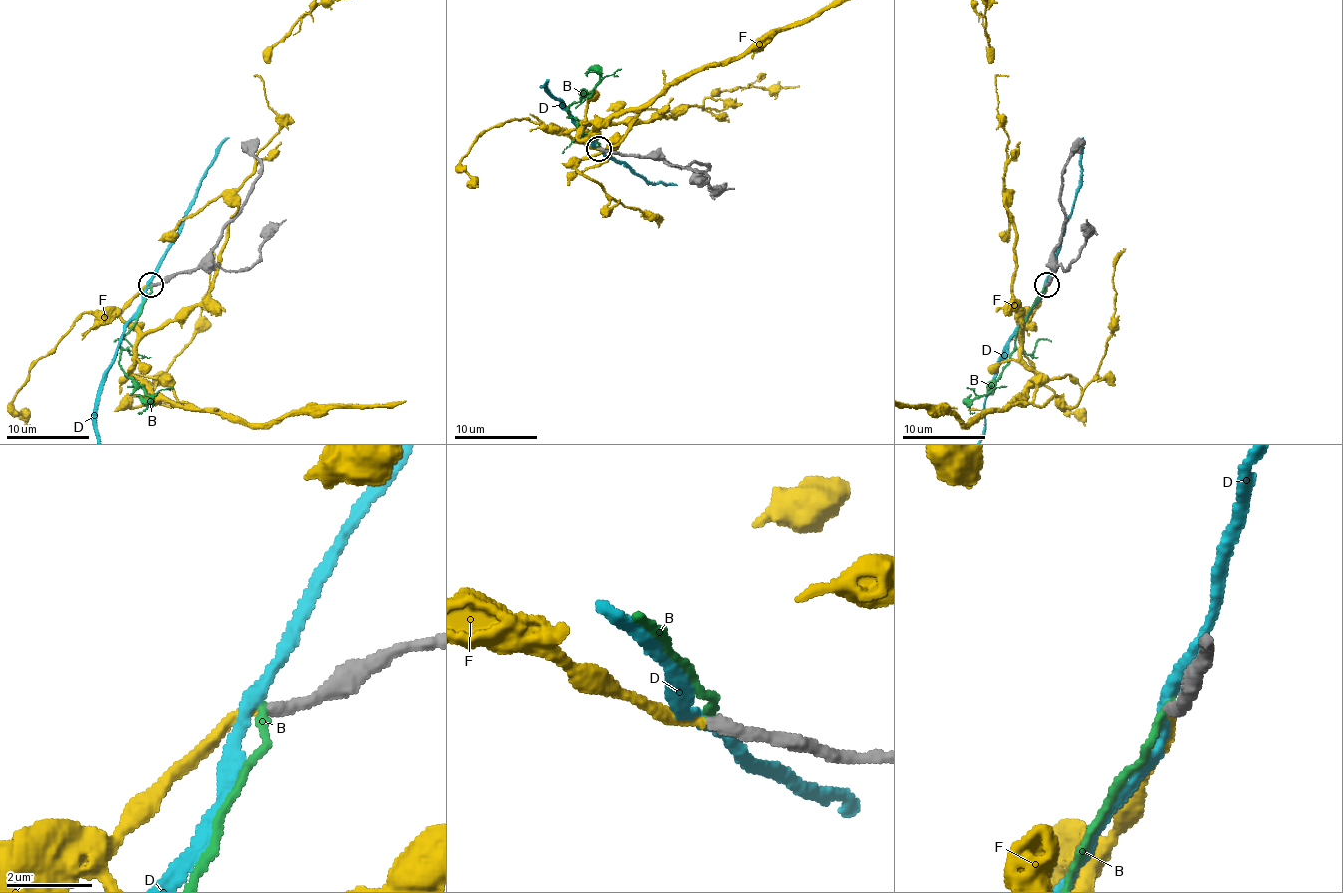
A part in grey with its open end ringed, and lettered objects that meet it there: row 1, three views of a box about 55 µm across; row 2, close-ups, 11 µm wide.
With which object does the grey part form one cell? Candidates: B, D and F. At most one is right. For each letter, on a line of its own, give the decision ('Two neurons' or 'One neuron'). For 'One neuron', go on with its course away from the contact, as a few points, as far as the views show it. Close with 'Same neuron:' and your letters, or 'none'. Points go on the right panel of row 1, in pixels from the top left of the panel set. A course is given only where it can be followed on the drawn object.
B: Two neurons
D: Two neurons
F: One neuron
Same neuron: F

